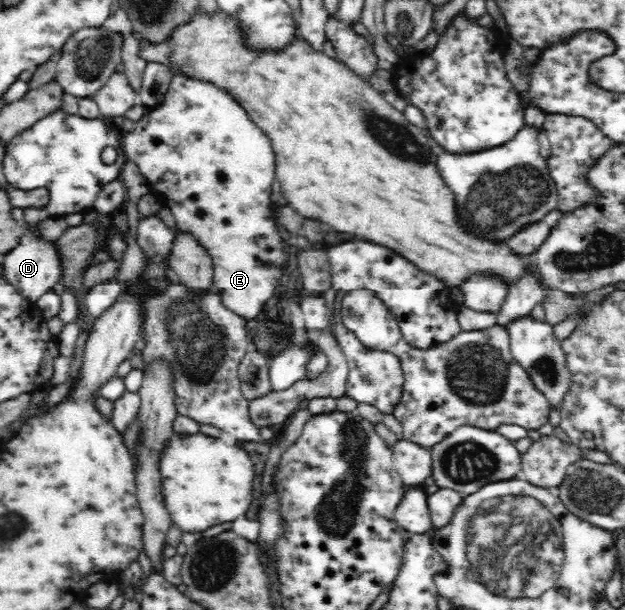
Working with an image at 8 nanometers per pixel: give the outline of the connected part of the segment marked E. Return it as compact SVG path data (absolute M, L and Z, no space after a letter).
M175 75L172 78L165 100L153 109L147 109L144 115L136 122L136 127L122 135L122 146L125 156L132 160L142 175L148 180L148 191L154 196L162 207L168 207L172 216L176 219L177 233L192 235L194 240L204 247L205 252L212 258L213 286L220 294L222 304L230 311L240 315L241 318L251 320L256 317L263 303L274 295L276 287L284 285L284 271L288 255L284 253L283 240L277 230L276 208L272 199L272 183L277 179L275 170L275 153L271 146L271 139L260 130L258 126L248 117L248 112L233 98L224 88L216 87L212 82L194 81L188 76Z

